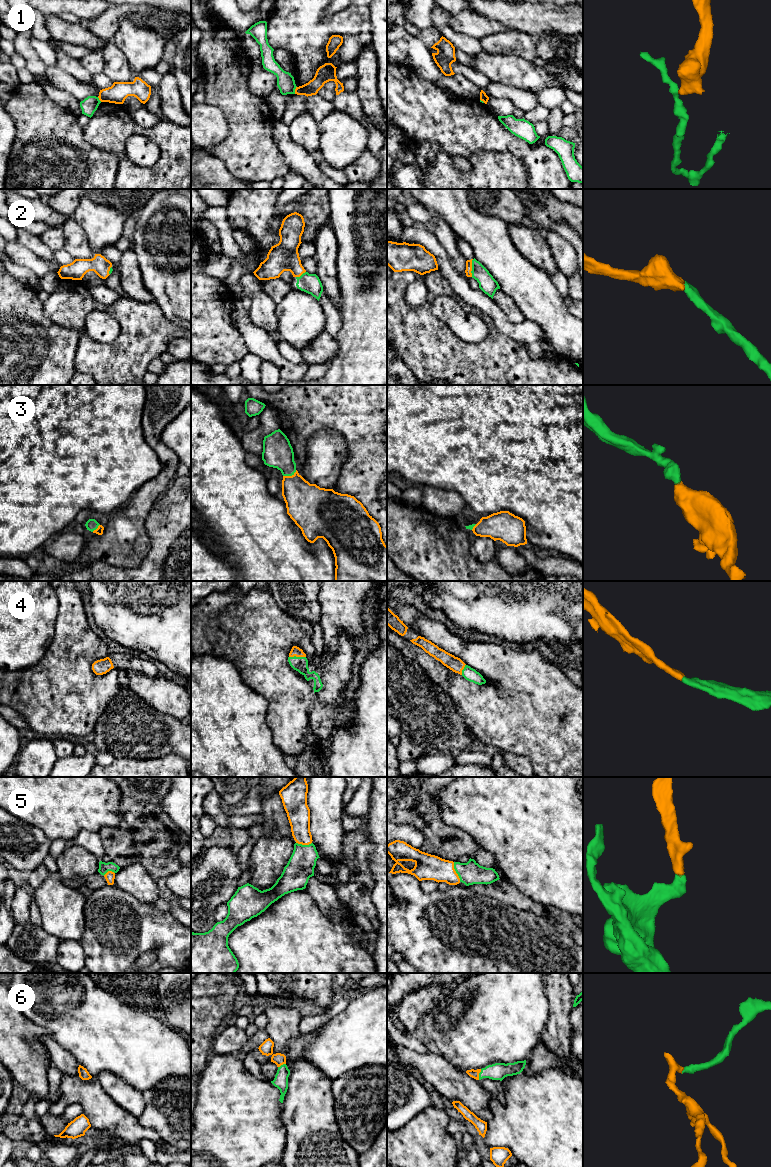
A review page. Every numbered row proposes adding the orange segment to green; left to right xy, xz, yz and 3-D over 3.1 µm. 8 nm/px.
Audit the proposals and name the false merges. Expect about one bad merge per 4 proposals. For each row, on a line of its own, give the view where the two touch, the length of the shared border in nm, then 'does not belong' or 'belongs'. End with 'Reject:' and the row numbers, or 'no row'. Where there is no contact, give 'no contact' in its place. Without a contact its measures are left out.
1: contact in xz; length 70 nm; does not belong
2: contact in yz; length 140 nm; belongs
3: contact in xz; length 120 nm; belongs
4: contact in xz; length 140 nm; belongs
5: contact in yz; length 170 nm; belongs
6: contact in yz; length 90 nm; belongs
Reject: 1

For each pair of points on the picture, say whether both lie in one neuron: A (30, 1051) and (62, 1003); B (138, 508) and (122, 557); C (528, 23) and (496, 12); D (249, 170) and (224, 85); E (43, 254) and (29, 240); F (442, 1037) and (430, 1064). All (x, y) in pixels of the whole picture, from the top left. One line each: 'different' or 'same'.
A: different
B: same
C: same
D: same
E: same
F: different

